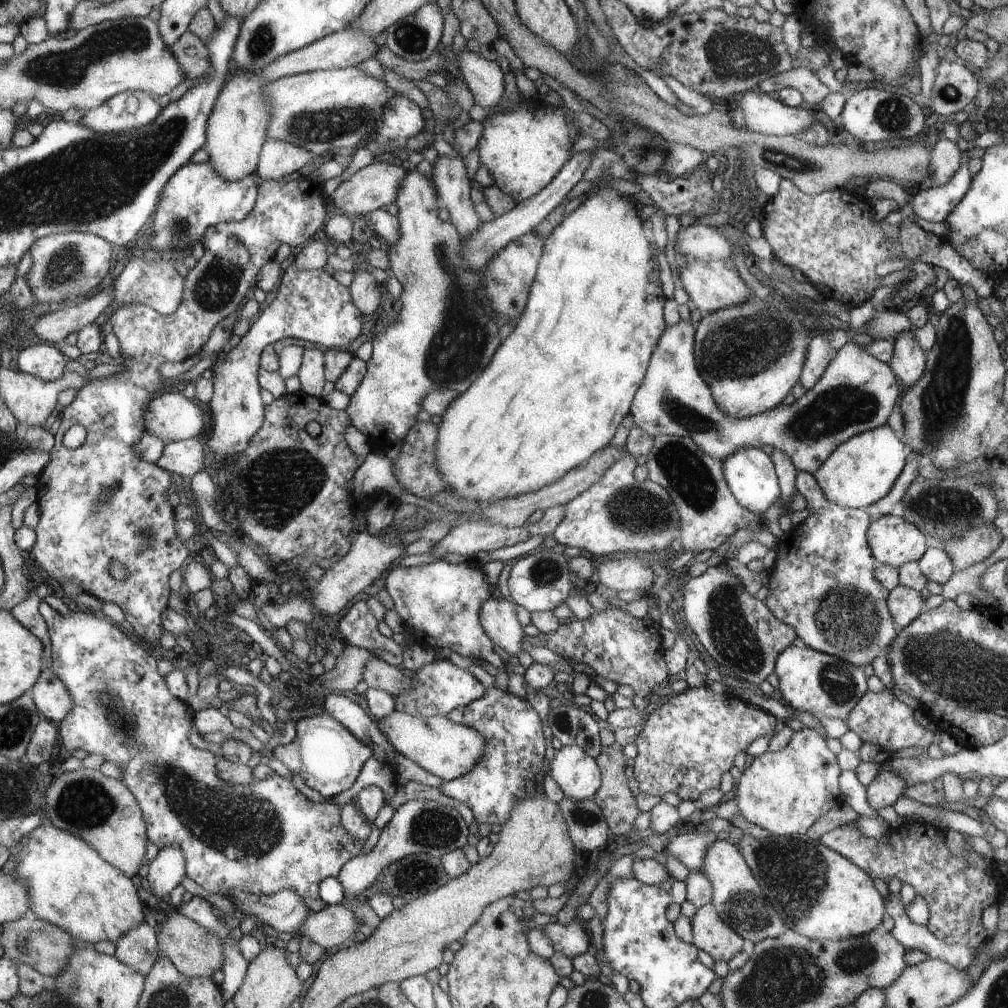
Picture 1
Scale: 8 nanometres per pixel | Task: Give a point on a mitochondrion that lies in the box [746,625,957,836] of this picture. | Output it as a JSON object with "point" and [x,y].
{"point":[838,682]}

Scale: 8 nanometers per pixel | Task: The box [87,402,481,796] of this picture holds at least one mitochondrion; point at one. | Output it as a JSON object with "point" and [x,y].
{"point":[278,485]}

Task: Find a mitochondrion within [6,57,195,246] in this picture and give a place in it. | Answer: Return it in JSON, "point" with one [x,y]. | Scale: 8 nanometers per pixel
{"point":[179,228]}

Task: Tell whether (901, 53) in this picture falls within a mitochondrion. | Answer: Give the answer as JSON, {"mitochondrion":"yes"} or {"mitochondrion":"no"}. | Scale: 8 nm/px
{"mitochondrion":"no"}

